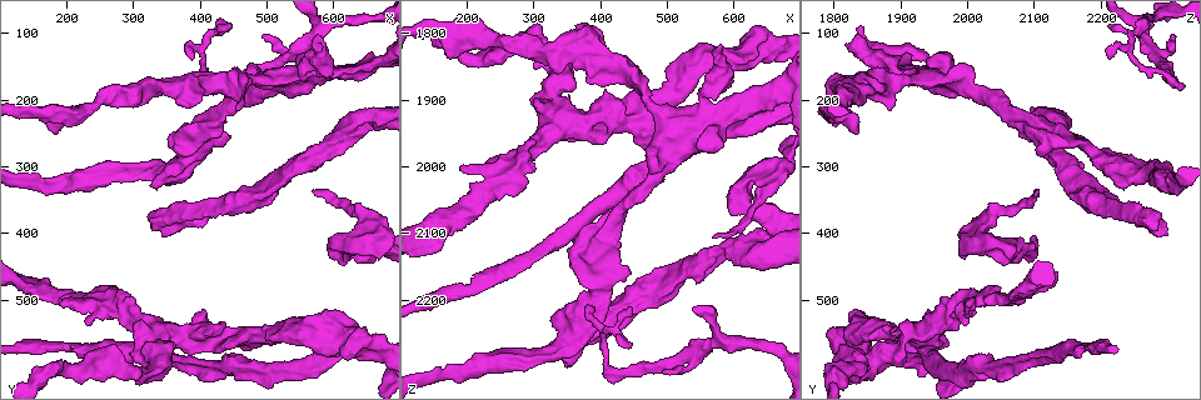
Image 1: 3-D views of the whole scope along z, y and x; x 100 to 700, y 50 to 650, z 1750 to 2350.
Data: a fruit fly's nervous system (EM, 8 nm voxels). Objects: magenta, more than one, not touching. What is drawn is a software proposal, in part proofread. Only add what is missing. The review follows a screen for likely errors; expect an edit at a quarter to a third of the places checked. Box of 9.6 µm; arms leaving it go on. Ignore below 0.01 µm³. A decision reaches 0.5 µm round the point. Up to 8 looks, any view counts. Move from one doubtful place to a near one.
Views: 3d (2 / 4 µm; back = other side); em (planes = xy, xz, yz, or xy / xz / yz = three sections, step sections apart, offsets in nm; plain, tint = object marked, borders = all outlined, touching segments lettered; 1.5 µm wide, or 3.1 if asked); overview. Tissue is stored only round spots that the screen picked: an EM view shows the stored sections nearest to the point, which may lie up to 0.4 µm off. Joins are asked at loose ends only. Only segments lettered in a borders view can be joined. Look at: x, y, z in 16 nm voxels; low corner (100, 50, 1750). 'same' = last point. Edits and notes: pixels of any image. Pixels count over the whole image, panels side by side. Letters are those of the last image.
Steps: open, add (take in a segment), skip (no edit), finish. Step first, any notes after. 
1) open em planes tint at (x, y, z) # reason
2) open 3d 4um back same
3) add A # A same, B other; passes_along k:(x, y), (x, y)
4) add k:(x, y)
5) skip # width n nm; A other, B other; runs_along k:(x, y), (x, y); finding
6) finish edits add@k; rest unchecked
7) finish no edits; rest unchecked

open em planes borders at (495, 110, 2310)

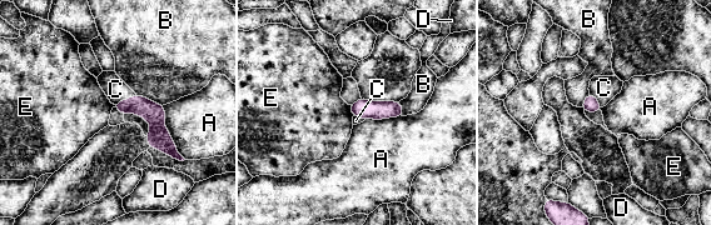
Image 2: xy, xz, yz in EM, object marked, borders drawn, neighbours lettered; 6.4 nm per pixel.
add C # width 100 nm; A other, B other, C same, D other, E other; passes_along 2:(154, 113), (125, 99), (115, 89); it goes on there

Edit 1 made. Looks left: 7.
open 3d 4um at (230, 535, 2000) # free end

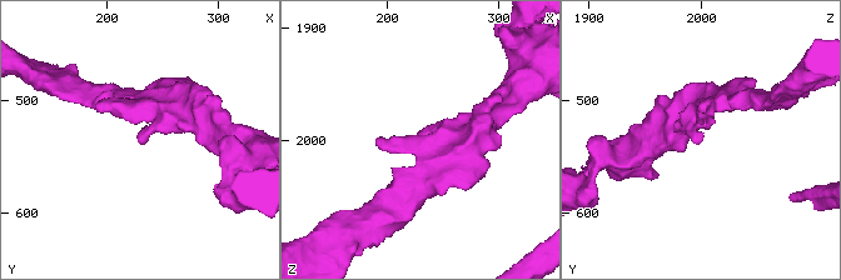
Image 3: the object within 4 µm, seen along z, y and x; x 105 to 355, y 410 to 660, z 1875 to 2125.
open em yz step 4 borders at (232, 538, 2002) # now the EM

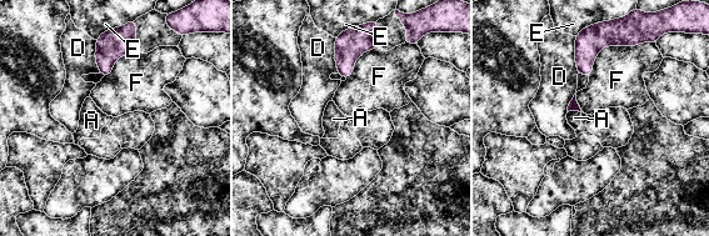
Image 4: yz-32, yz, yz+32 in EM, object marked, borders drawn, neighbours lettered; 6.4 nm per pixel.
skip # A other, D other, E other, F other; border 4:(635, 44), (604, 46), (589, 78); none of them fits

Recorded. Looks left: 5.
finish edits add@2; rest unchecked

